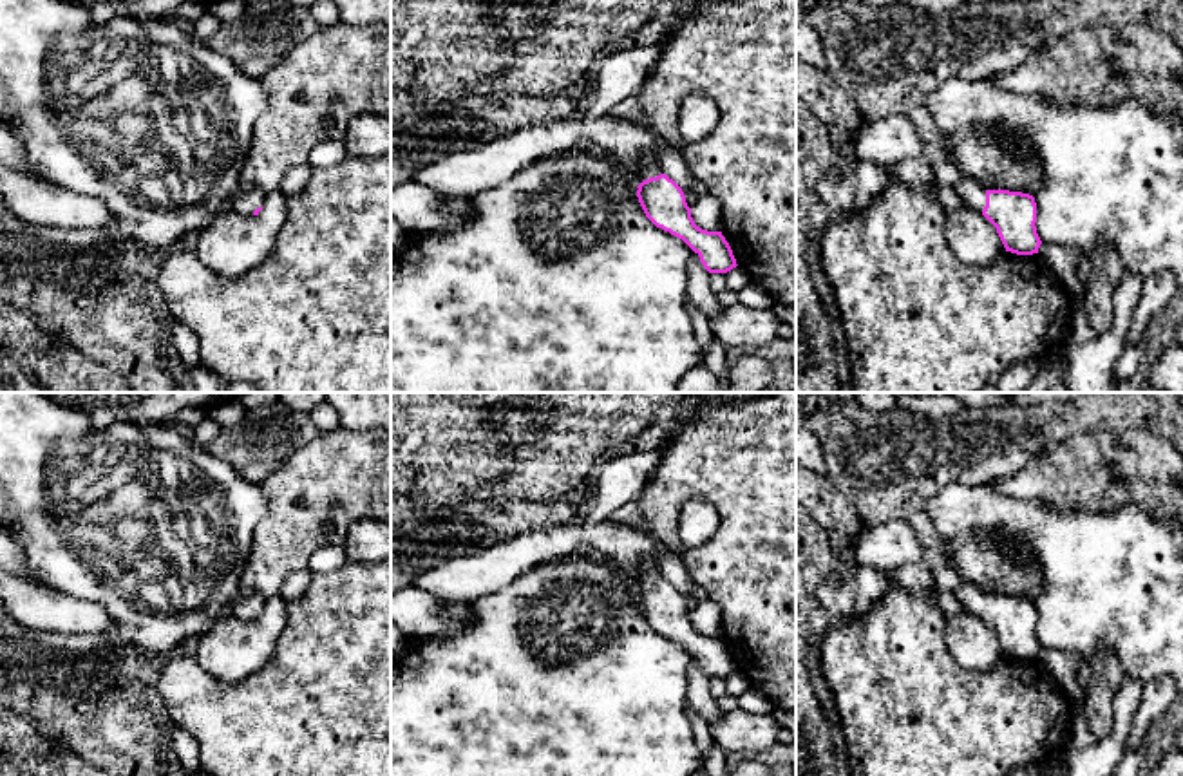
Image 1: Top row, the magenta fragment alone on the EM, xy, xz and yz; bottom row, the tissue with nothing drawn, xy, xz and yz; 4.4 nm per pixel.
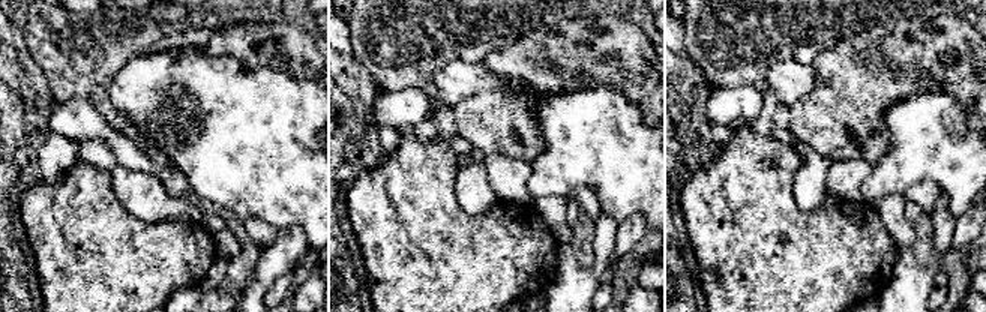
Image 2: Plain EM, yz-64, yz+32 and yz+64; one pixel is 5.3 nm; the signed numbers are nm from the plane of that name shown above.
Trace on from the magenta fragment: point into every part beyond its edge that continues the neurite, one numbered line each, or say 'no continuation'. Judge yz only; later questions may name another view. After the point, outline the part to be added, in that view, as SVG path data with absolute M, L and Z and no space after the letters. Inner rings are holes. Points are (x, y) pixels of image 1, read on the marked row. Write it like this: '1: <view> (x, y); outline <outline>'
1: yz (972, 194); outline M962 175L962 179L950 190L962 201L962 206L982 213L986 206L986 188L980 183Z

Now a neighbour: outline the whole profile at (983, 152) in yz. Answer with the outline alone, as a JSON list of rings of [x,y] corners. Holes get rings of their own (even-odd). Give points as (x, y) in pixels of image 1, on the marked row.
[[[975,123],[948,136],[950,159],[962,175],[993,183],[1000,190],[1036,195],[1044,185],[1042,166],[1033,148],[1015,139],[998,123]]]

